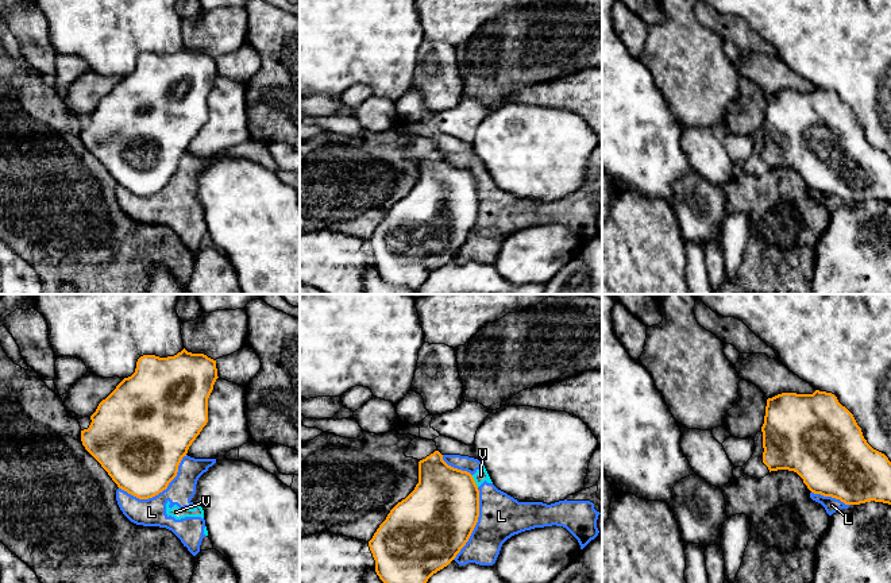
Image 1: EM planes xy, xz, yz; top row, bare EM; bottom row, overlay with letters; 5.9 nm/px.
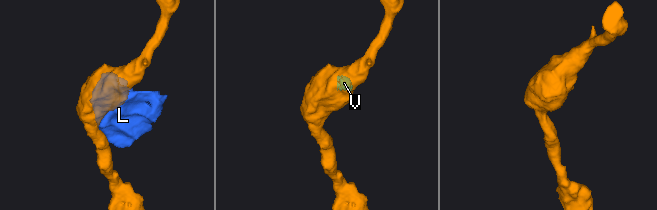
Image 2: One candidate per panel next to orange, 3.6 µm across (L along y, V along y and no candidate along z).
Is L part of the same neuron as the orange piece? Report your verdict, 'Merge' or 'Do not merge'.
Do not merge

